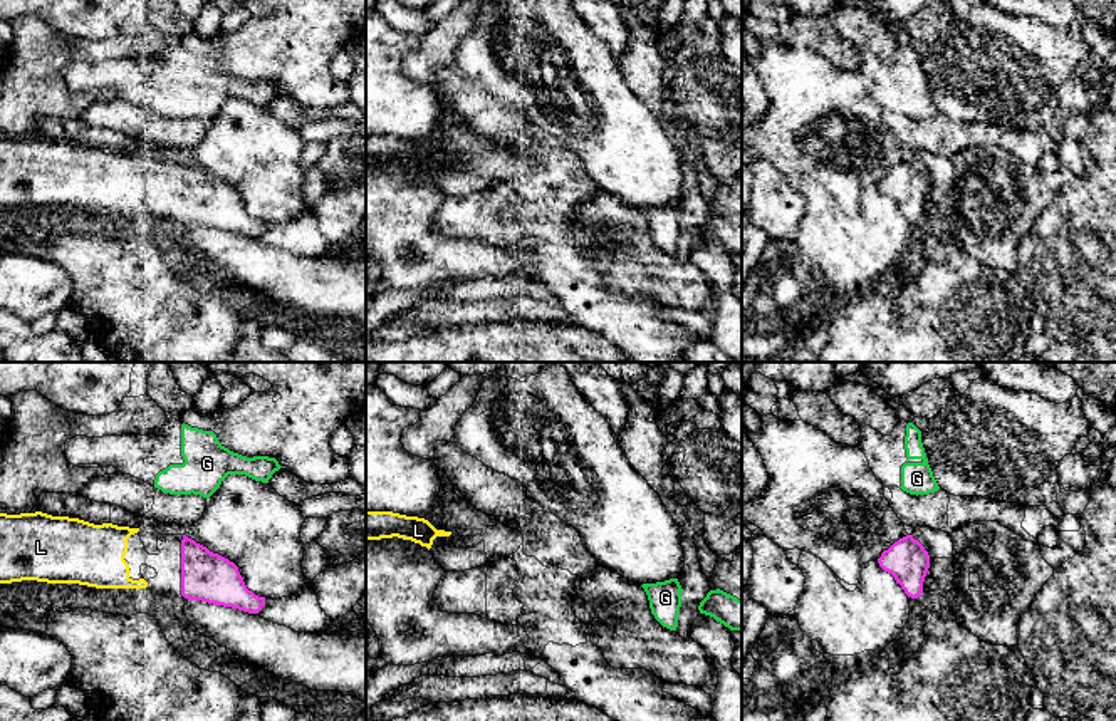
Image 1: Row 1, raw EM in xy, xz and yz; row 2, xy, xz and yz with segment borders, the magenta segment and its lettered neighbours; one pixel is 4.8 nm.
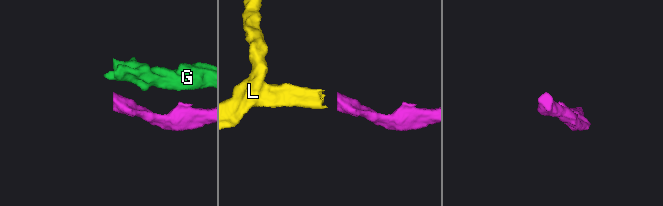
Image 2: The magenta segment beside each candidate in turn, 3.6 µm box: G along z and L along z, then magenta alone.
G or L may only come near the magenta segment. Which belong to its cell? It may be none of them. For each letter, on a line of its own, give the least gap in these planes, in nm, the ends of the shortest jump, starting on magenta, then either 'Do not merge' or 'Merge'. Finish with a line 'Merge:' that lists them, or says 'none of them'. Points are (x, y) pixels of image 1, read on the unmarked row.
G: Distance 190 nm. Across: yz (912, 160), (917, 119). Do not merge
L: Distance 170 nm. Across: xy (182, 207), (146, 207). Merge
Merge: L

